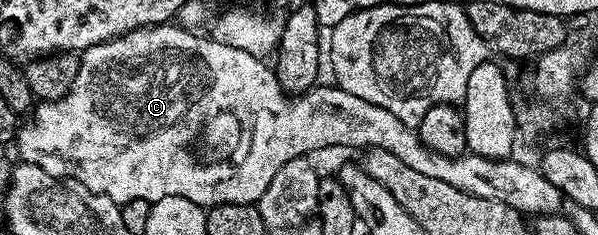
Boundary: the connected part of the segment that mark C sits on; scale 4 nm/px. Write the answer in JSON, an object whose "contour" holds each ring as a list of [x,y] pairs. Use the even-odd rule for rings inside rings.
{"contour":[[[167,22],[156,24],[149,28],[137,28],[128,34],[117,36],[115,40],[105,40],[96,46],[87,48],[85,52],[81,53],[78,73],[67,96],[62,96],[59,100],[48,100],[39,103],[29,117],[31,120],[27,124],[25,121],[17,129],[16,145],[18,144],[18,152],[22,155],[19,157],[25,163],[40,166],[40,170],[44,170],[53,176],[78,180],[84,186],[88,186],[88,190],[102,192],[108,198],[116,201],[119,206],[136,198],[144,198],[153,202],[160,198],[168,198],[169,196],[183,196],[209,210],[215,204],[257,205],[258,200],[268,189],[268,184],[275,177],[276,172],[289,159],[305,157],[307,154],[313,154],[312,152],[322,152],[325,148],[334,148],[339,144],[342,148],[362,148],[361,150],[379,148],[380,150],[388,150],[392,154],[396,154],[396,158],[400,158],[400,162],[405,162],[408,166],[412,166],[412,170],[418,171],[419,174],[424,174],[428,178],[437,178],[439,182],[448,182],[448,186],[456,186],[456,190],[464,190],[466,194],[476,194],[478,198],[488,198],[492,202],[504,202],[504,206],[512,206],[517,212],[521,212],[530,218],[552,216],[563,211],[562,204],[564,205],[564,197],[562,191],[556,186],[552,186],[552,182],[548,182],[548,178],[544,178],[541,171],[535,165],[533,168],[530,164],[521,164],[520,161],[514,160],[515,158],[493,160],[492,158],[484,158],[483,156],[473,154],[465,156],[436,154],[436,150],[428,150],[428,146],[424,146],[424,142],[418,137],[417,131],[411,125],[400,122],[400,118],[396,118],[396,114],[391,114],[389,110],[384,110],[384,106],[376,106],[372,102],[364,102],[364,98],[356,98],[356,94],[348,94],[348,90],[337,86],[331,86],[331,88],[315,86],[309,92],[299,95],[297,98],[291,98],[280,86],[277,71],[271,65],[269,68],[269,63],[265,59],[253,57],[252,54],[246,54],[242,50],[236,50],[233,46],[211,40],[205,35],[202,35],[203,37],[197,35],[200,35],[197,31],[181,27],[174,22]],[[224,136],[232,136],[232,142],[230,142],[230,146],[226,146],[226,150],[240,164],[240,176],[236,174],[234,168],[228,168],[228,166],[214,168],[214,156],[220,160],[220,148],[216,146],[216,142],[222,140],[222,144],[224,144]]]}

